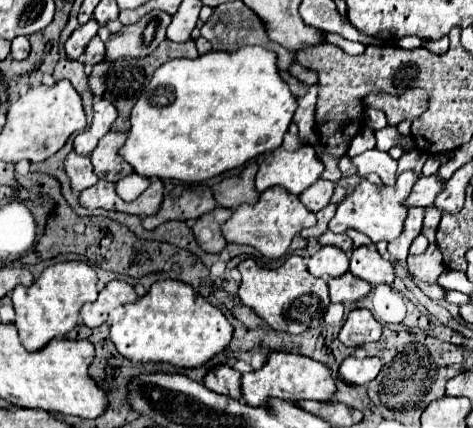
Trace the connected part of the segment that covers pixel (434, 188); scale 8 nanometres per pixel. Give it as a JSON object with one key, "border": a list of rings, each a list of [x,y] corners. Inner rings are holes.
{"border":[[[439,174],[433,176],[419,176],[419,180],[413,186],[411,196],[407,198],[407,206],[431,206],[435,198],[443,192],[447,180],[443,180]]]}

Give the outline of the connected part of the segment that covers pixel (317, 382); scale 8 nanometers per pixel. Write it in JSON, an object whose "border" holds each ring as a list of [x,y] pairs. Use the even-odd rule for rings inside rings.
{"border":[[[271,352],[267,356],[267,362],[263,368],[241,376],[241,392],[243,392],[243,400],[249,406],[259,406],[269,396],[277,396],[277,398],[283,398],[289,402],[297,402],[297,400],[329,402],[329,398],[335,392],[335,380],[331,376],[331,370],[325,364],[321,364],[309,356]]]}

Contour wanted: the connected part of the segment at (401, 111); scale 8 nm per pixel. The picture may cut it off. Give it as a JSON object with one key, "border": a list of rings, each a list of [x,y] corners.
{"border":[[[407,88],[403,93],[371,92],[363,98],[365,108],[377,108],[387,114],[389,124],[399,124],[401,120],[419,118],[427,110],[429,95],[421,88]]]}

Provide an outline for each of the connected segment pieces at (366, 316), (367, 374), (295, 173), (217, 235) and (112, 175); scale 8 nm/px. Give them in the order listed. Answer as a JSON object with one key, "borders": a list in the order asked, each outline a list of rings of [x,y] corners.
{"borders":[[[[357,308],[357,310],[349,312],[345,326],[339,332],[339,340],[345,346],[357,348],[367,342],[379,340],[381,330],[383,330],[383,326],[373,318],[373,314],[367,308]]],[[[349,356],[339,366],[339,380],[347,384],[369,384],[381,370],[379,358]]],[[[301,144],[293,152],[279,146],[277,150],[265,154],[255,178],[255,186],[259,192],[271,186],[283,186],[291,194],[301,194],[321,178],[323,170],[325,166],[317,158],[311,144]]],[[[217,206],[215,210],[197,218],[197,224],[193,226],[193,234],[205,252],[217,254],[227,246],[227,240],[221,234],[221,226],[231,218],[231,214],[233,212],[229,208]]],[[[107,132],[99,140],[97,148],[91,152],[91,162],[93,162],[95,174],[99,178],[117,182],[117,180],[133,174],[131,166],[127,166],[127,162],[123,162],[123,158],[119,158],[119,150],[125,140],[127,140],[127,134],[123,134],[123,132]]]]}

